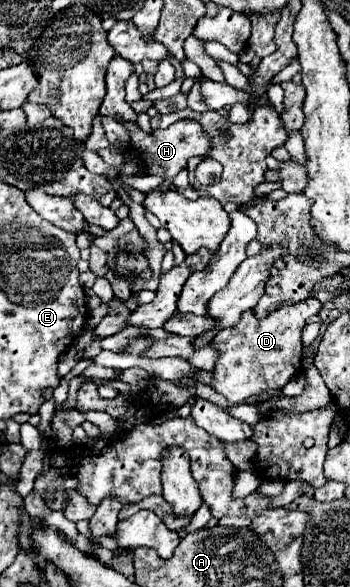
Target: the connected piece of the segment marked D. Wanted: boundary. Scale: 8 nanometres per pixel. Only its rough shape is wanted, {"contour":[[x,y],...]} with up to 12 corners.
{"contour":[[317,299],[215,335],[211,387],[231,405],[301,369]]}

